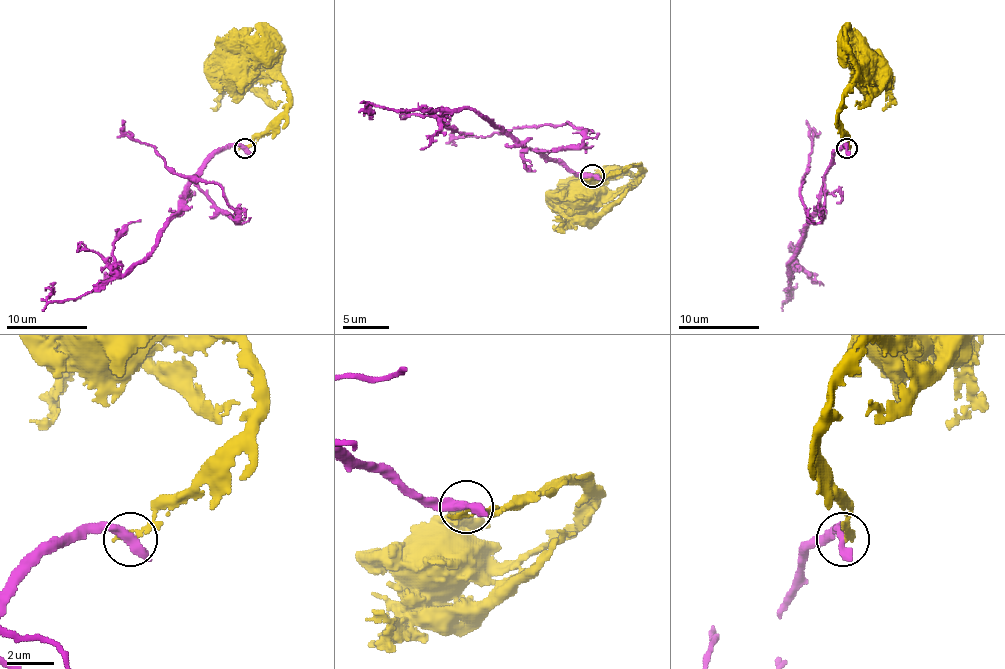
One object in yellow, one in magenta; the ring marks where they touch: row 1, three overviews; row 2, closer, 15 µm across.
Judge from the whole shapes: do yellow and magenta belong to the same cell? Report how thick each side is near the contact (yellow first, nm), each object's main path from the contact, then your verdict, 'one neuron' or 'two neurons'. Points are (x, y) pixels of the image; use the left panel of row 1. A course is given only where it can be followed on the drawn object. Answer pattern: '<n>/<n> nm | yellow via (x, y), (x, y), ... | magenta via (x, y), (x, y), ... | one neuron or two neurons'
190/500 nm | yellow via (244, 149), (285, 110), (289, 90), (279, 80), (234, 70) | magenta via (244, 149), (222, 147), (197, 179), (238, 222), (220, 187), (173, 173), (122, 120) | two neurons

